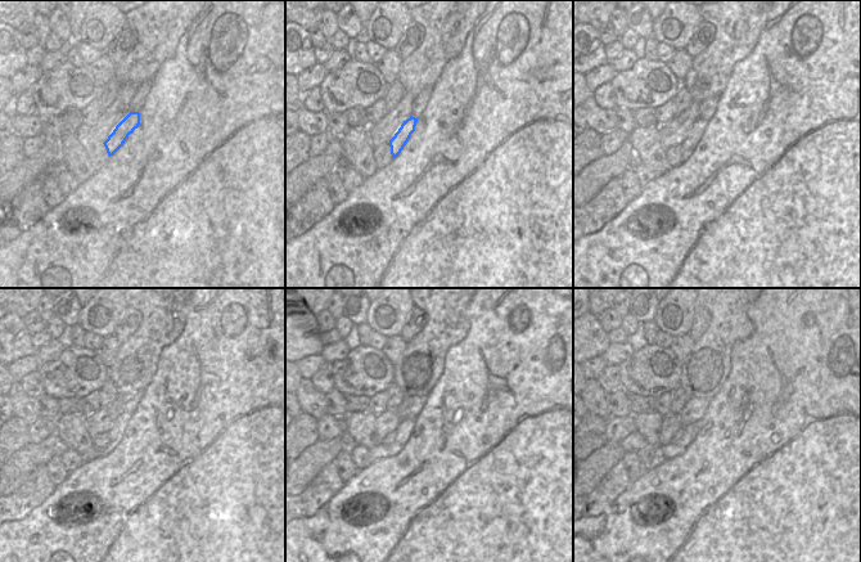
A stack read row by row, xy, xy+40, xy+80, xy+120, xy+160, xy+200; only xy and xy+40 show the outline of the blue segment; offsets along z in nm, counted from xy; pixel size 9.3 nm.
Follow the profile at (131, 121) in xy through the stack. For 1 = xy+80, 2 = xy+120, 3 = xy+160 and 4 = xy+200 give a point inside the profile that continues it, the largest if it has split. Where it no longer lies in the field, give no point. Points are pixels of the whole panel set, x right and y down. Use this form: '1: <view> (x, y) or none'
1: xy+80 (695, 133)
2: xy+120 (116, 432)
3: xy+160 (379, 452)
4: xy+200 (662, 454)

